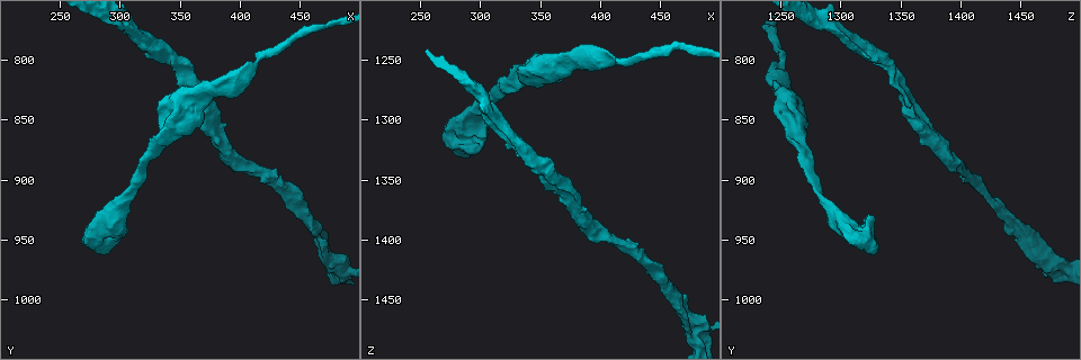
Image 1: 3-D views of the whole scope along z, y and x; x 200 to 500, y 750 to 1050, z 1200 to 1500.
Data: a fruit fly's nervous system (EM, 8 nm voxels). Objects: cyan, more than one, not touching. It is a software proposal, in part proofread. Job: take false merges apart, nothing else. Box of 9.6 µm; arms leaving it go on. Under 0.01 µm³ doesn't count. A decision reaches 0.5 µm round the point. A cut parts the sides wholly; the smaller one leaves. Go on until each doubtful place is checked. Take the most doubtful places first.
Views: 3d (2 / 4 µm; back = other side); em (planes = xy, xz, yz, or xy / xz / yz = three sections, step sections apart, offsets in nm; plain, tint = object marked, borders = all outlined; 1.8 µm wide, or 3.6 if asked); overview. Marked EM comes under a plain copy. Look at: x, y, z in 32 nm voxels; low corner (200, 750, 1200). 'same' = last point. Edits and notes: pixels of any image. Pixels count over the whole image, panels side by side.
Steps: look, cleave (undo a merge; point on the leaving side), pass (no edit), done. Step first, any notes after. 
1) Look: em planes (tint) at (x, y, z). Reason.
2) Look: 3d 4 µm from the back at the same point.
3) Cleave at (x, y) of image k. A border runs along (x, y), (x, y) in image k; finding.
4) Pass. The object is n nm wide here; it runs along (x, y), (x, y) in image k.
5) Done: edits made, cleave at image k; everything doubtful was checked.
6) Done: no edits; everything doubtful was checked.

Look: em planes (borders) at (478, 974, 1474). Sudden change in width.

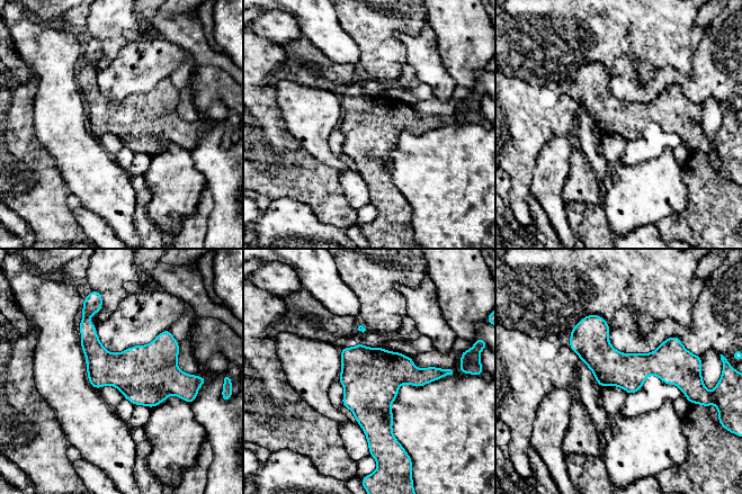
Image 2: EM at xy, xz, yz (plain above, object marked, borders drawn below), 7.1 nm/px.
Pass. The object is 260 nm wide here; one neuron here.

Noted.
Look: 3d 4 µm at (304, 768, 1288). Arms part here.

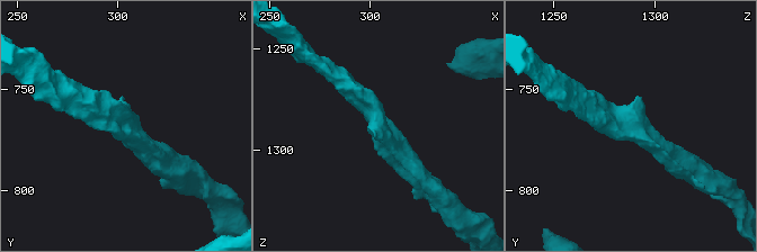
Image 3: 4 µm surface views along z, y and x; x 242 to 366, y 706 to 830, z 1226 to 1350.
Look: em planes (tint) at (304, 770, 1287).

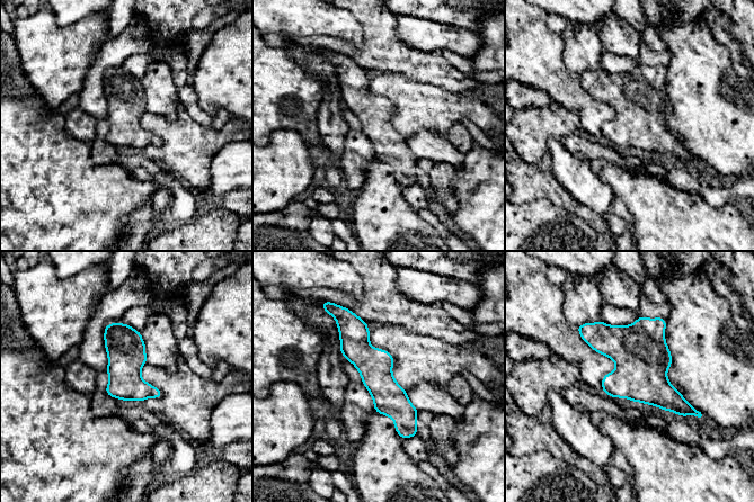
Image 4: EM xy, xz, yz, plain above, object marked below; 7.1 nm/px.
Pass. One neuron here.

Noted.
Look: em 3.6 µm xz step 8 (tint) at (342, 862, 1266). Sudden change in width.

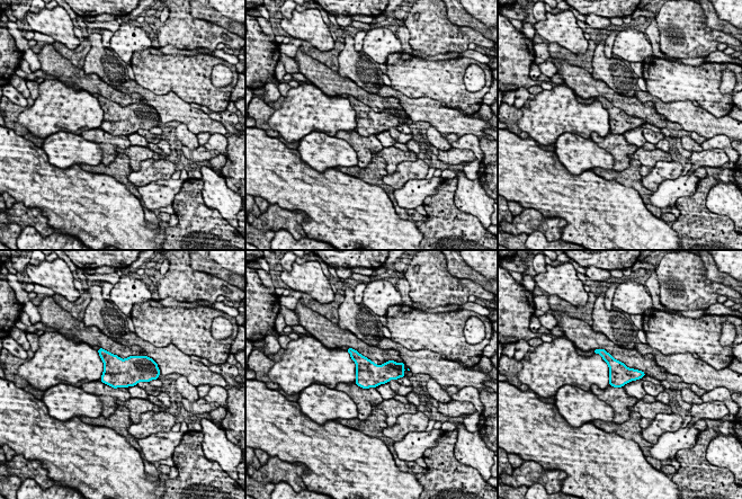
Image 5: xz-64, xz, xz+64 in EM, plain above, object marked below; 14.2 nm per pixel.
Pass. One neuron here.

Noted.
Look: em planes (tint) at (284, 940, 1310). Abrupt turn.

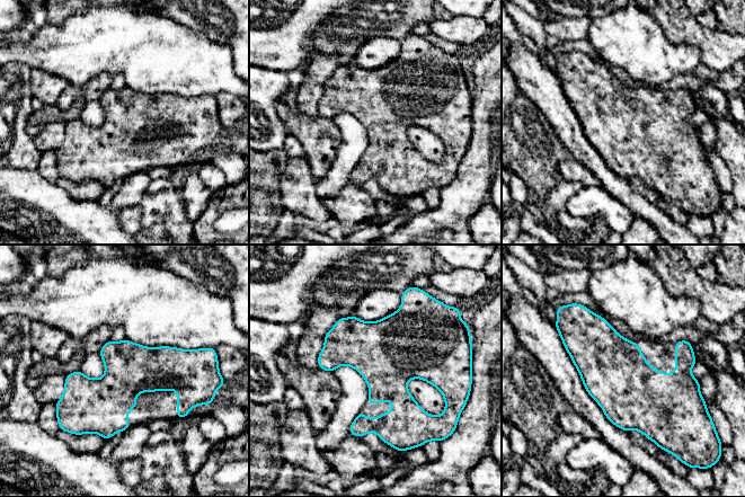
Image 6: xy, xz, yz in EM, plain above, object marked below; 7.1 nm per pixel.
Pass. Continuous, no second neuron.

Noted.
Done: no edits; everything doubtful was checked.

